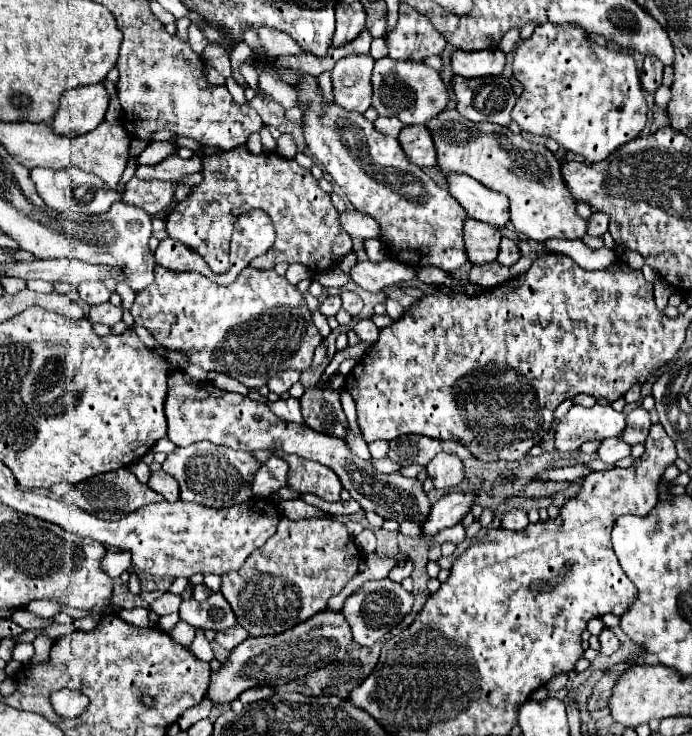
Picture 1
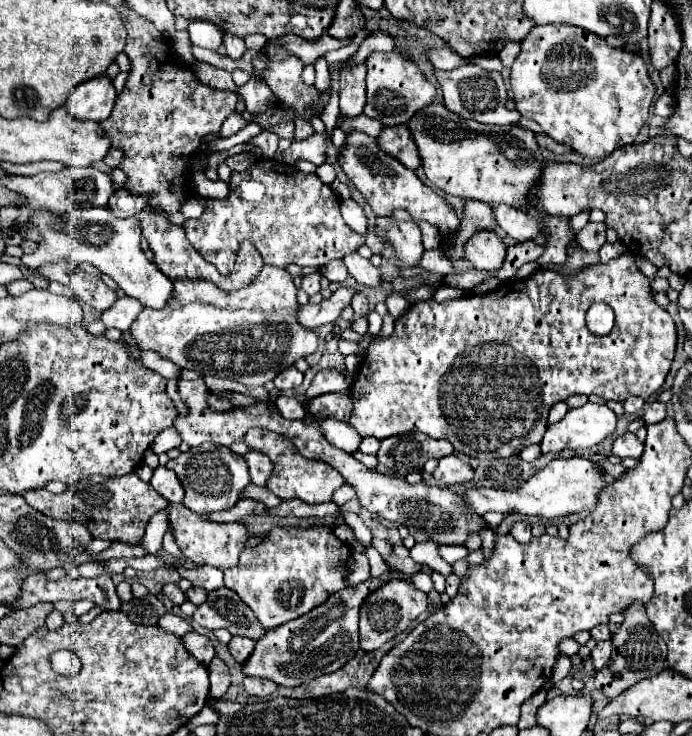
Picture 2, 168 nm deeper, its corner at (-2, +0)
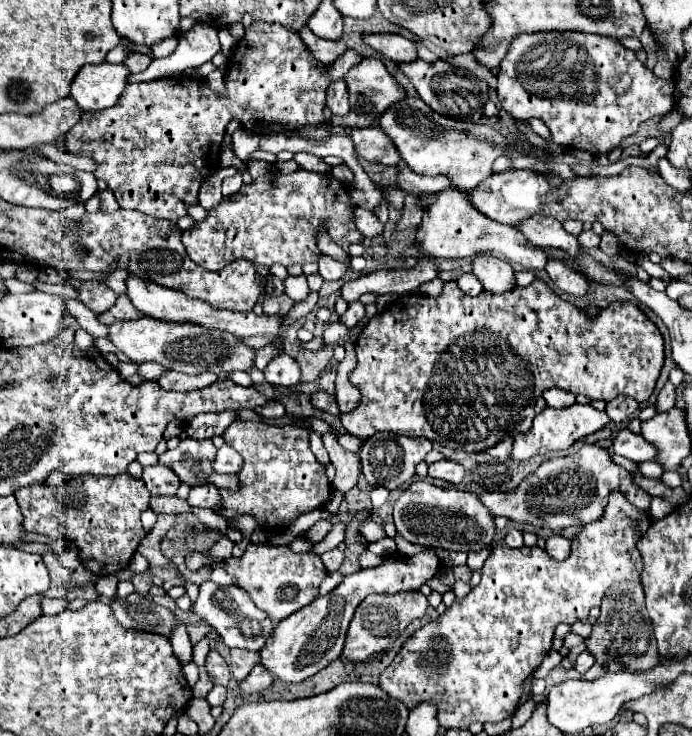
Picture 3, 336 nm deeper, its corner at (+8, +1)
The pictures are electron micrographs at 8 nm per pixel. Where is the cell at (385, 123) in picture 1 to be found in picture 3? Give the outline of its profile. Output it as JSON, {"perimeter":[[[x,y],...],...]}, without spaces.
{"perimeter":[[[254,21],[228,57],[226,97],[218,97],[208,85],[204,85],[204,91],[198,91],[194,89],[194,83],[192,91],[180,91],[182,85],[176,79],[156,79],[148,83],[126,85],[114,107],[98,113],[82,113],[80,121],[64,135],[64,149],[76,155],[88,155],[98,163],[94,175],[108,183],[120,207],[136,209],[158,219],[178,221],[186,215],[188,205],[198,203],[198,189],[202,181],[208,179],[214,171],[214,165],[218,165],[216,157],[230,119],[238,117],[242,125],[256,135],[290,133],[304,125],[318,125],[324,121],[326,87],[330,85],[324,73],[324,65],[308,53],[296,31],[282,25]]]}

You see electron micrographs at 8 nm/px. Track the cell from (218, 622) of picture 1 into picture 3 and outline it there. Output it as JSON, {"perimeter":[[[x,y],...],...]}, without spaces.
{"perimeter":[[[206,581],[200,585],[200,595],[196,599],[196,603],[192,605],[194,615],[198,615],[202,621],[206,621],[228,647],[240,647],[240,649],[250,649],[250,651],[260,651],[266,643],[266,639],[272,635],[272,629],[276,627],[276,623],[260,609],[256,609],[256,605],[252,603],[252,599],[234,585],[222,587],[216,585],[212,581]]]}

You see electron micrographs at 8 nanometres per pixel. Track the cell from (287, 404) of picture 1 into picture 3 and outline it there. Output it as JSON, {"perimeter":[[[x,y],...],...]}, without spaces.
{"perimeter":[[[274,401],[274,403],[270,403],[270,405],[264,405],[262,409],[256,409],[256,413],[264,415],[264,417],[268,417],[268,419],[280,419],[286,411],[284,411],[284,405],[282,405],[280,401]]]}

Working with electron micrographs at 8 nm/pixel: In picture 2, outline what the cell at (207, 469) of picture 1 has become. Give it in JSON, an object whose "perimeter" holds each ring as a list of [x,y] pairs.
{"perimeter":[[[210,442],[182,452],[178,458],[168,460],[166,466],[174,470],[182,480],[182,486],[186,490],[182,504],[196,514],[230,510],[238,502],[238,494],[250,484],[248,466],[244,466],[244,458],[232,454],[232,450],[226,446],[216,446]]]}

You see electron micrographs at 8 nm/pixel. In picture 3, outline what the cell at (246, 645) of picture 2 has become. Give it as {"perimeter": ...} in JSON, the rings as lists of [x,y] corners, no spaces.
{"perimeter":[[[230,649],[230,669],[236,679],[244,679],[250,669],[258,663],[258,653],[250,653],[246,649]]]}

